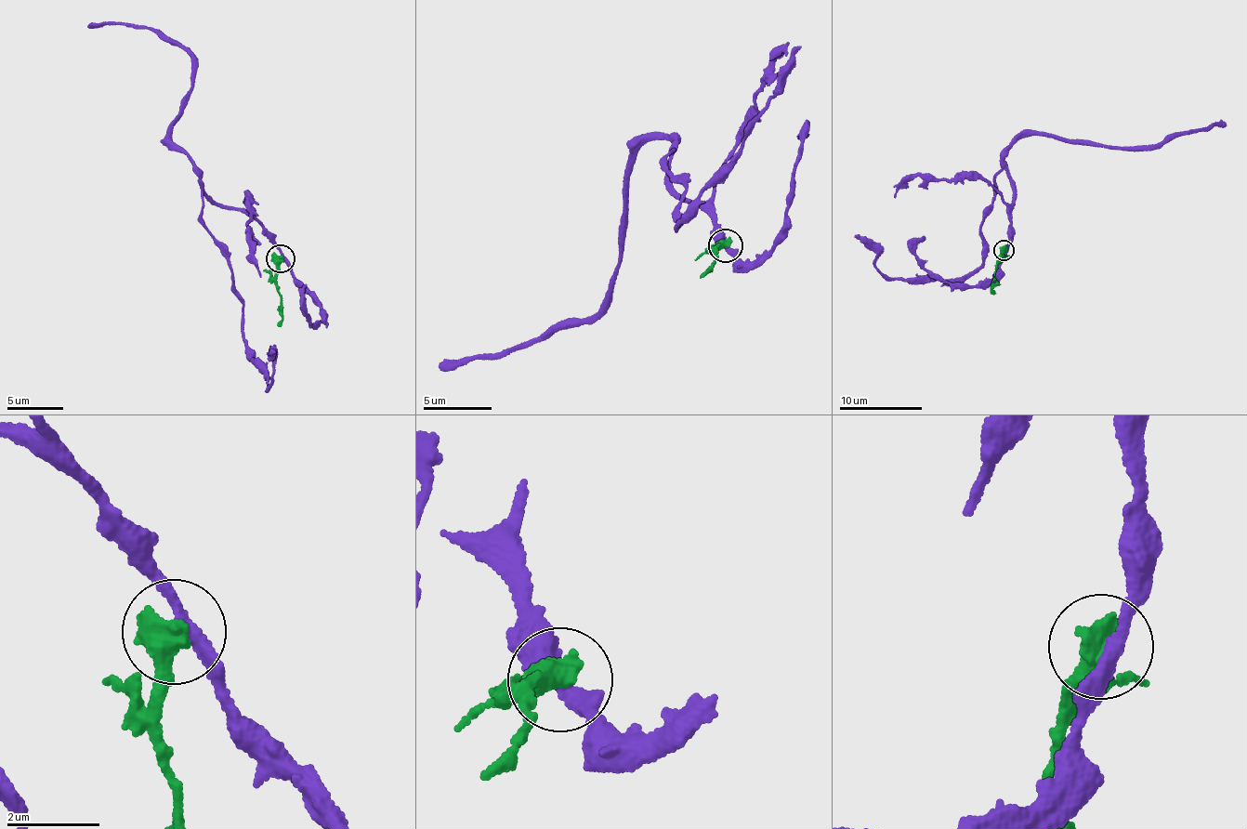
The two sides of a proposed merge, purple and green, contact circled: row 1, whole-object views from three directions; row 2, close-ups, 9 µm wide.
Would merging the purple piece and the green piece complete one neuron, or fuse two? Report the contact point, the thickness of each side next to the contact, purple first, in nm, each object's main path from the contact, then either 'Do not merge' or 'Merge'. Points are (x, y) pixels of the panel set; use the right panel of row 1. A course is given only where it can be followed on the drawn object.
Place: (1004, 250). Thickness 280 nm (purple) against 600 nm. Course of purple: (1004, 250), (1016, 199), (1004, 159), (1017, 138), (1030, 135), (1137, 150), (1215, 122), (1226, 124). Course of green: (1004, 250), (996, 259), (993, 287), (996, 293). Do not merge

